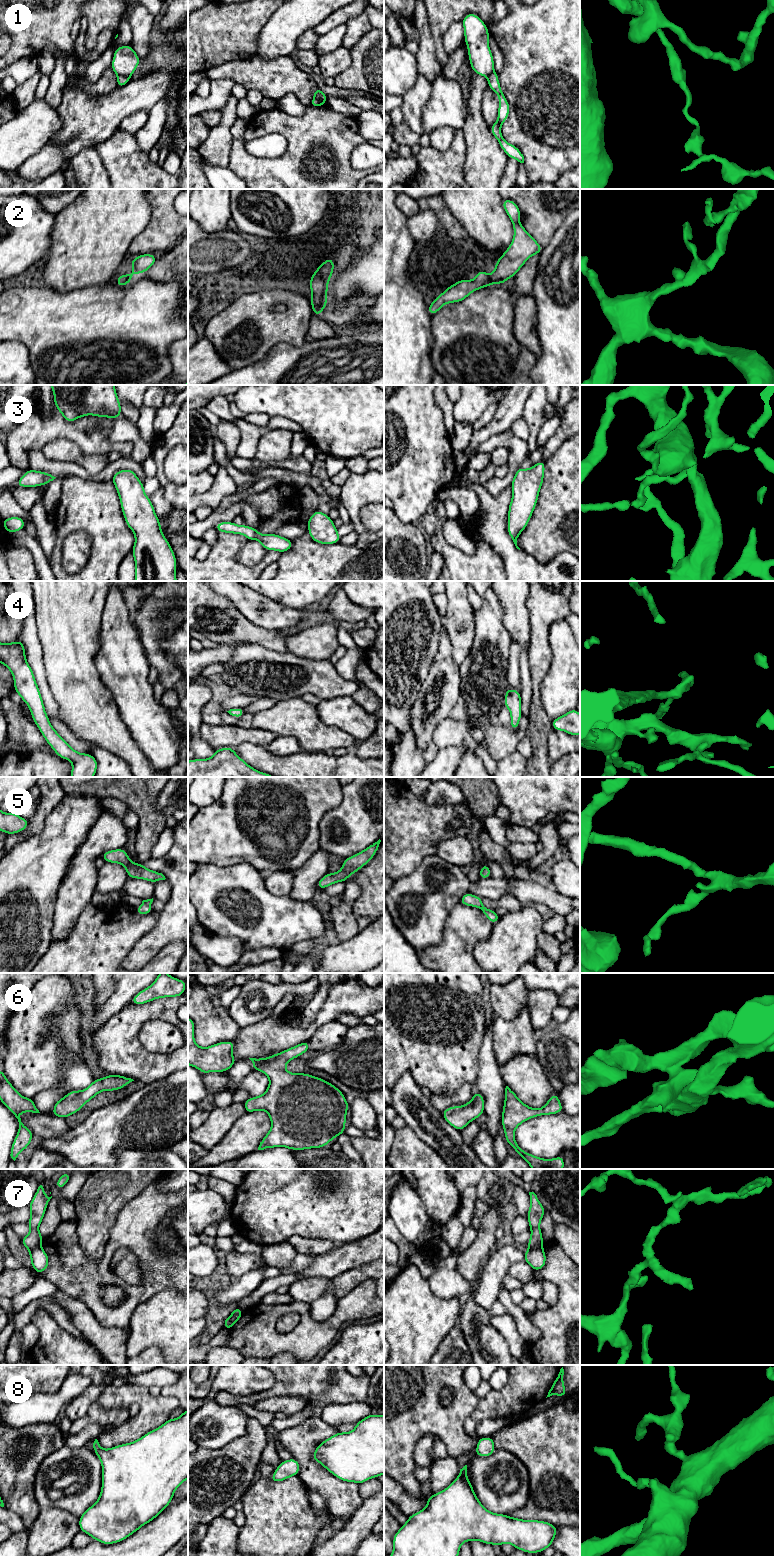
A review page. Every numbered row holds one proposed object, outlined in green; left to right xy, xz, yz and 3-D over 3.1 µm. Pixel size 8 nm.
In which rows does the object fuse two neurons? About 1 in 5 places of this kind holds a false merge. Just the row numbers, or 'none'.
1, 7

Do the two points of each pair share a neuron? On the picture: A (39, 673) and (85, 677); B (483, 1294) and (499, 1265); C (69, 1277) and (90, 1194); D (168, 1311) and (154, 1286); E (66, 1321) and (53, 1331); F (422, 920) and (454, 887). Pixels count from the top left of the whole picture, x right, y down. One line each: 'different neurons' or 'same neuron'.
A: different neurons
B: same neuron
C: different neurons
D: different neurons
E: different neurons
F: same neuron

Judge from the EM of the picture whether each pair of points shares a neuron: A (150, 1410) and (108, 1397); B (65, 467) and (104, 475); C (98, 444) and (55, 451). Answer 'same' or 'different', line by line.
A: same
B: same
C: different

